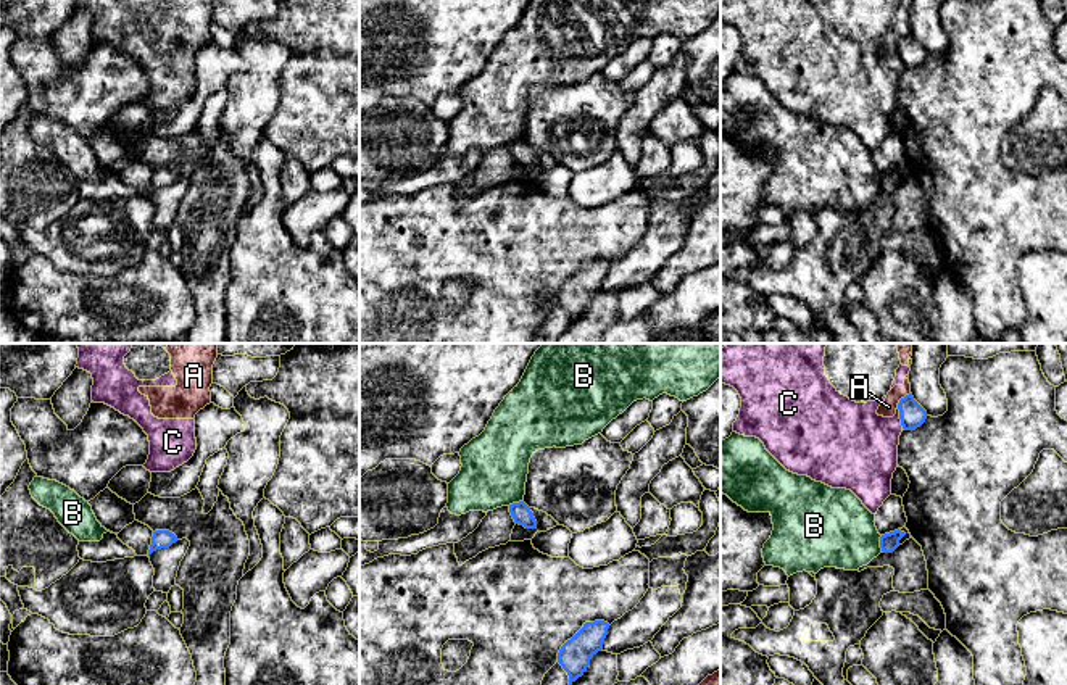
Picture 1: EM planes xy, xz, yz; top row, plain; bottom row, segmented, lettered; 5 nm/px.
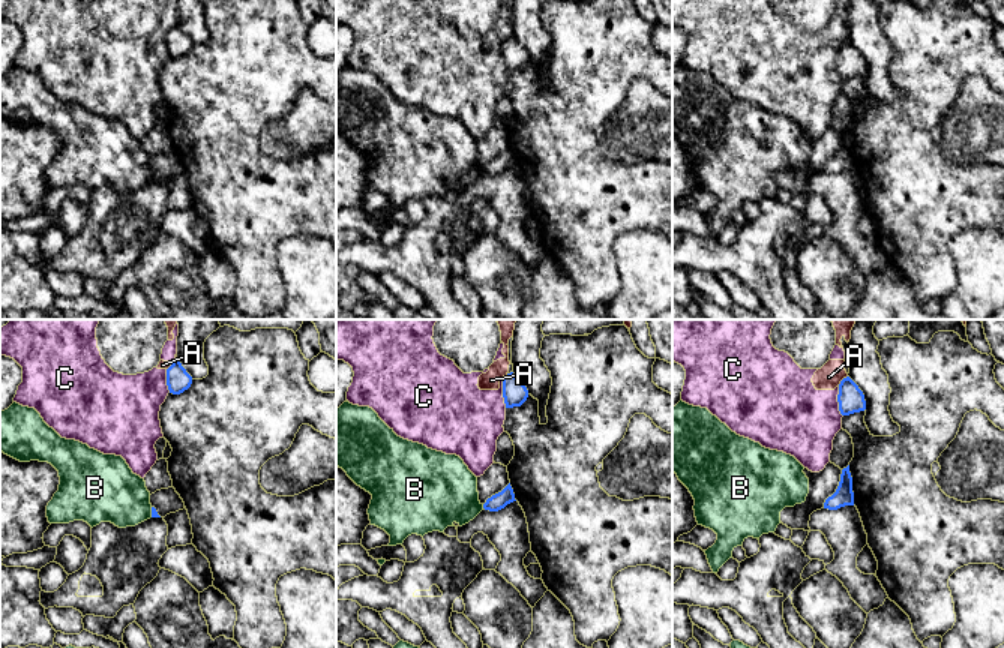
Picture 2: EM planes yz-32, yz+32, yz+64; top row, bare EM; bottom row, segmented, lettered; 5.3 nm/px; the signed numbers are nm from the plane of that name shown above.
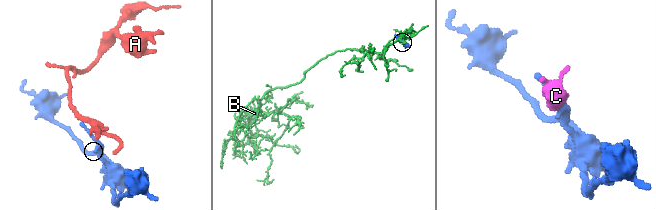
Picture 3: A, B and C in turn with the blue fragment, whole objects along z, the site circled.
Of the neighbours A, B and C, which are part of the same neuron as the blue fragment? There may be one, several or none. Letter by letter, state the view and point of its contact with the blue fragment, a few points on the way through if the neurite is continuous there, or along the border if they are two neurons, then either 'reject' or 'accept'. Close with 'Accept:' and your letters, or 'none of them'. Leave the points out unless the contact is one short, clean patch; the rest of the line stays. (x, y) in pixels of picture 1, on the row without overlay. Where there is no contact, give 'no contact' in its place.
A: meets blue in yz at (901, 37); reject
B: meets blue in yz at (880, 182); border along yz (882, 174), (880, 189); reject
C: meets blue in yz at (900, 57); reject
Accept: none of them

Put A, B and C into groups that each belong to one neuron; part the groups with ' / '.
A C / B

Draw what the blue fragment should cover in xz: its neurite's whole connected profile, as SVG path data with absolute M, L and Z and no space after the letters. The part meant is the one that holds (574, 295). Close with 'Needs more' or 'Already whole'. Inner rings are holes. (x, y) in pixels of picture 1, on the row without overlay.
M604 259L585 261L583 266L561 285L558 301L569 314L569 326L583 314L592 295L603 289L608 268L609 263Z. Already whole

